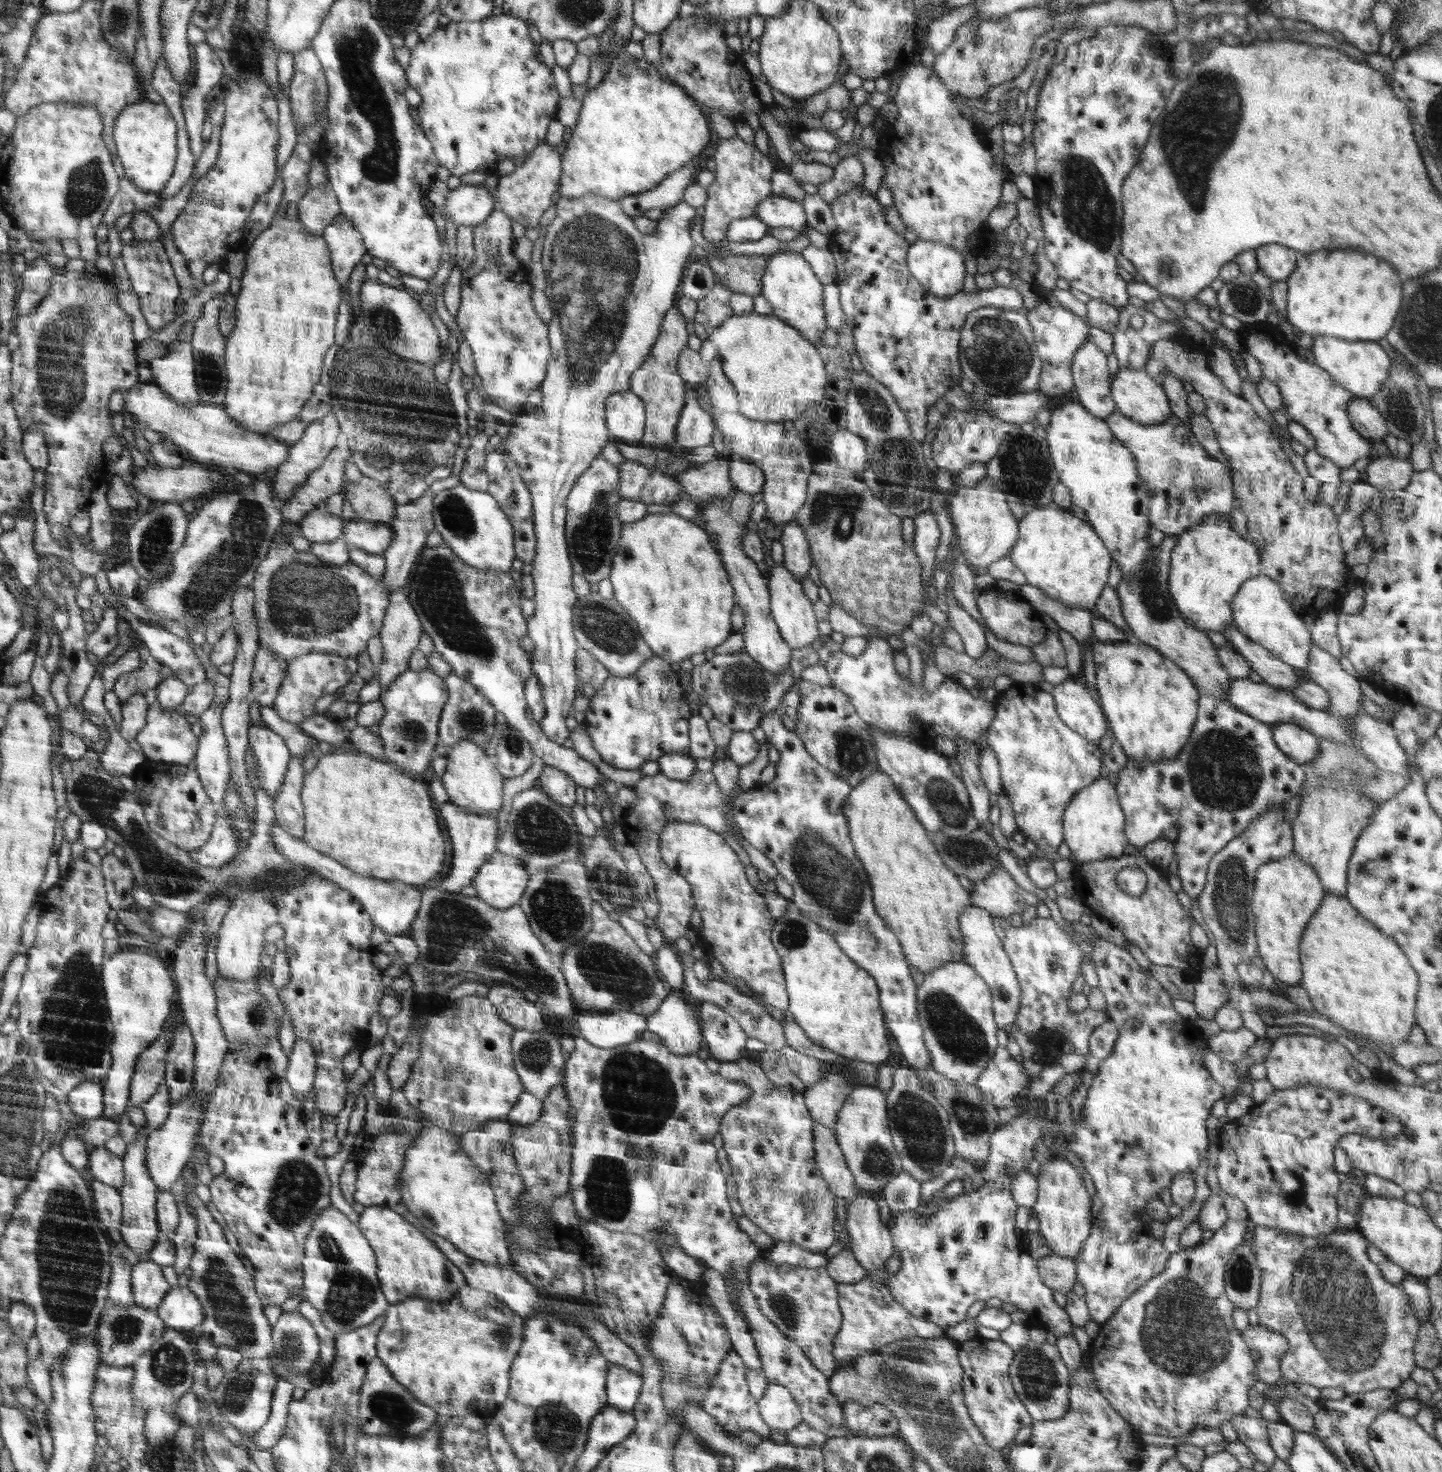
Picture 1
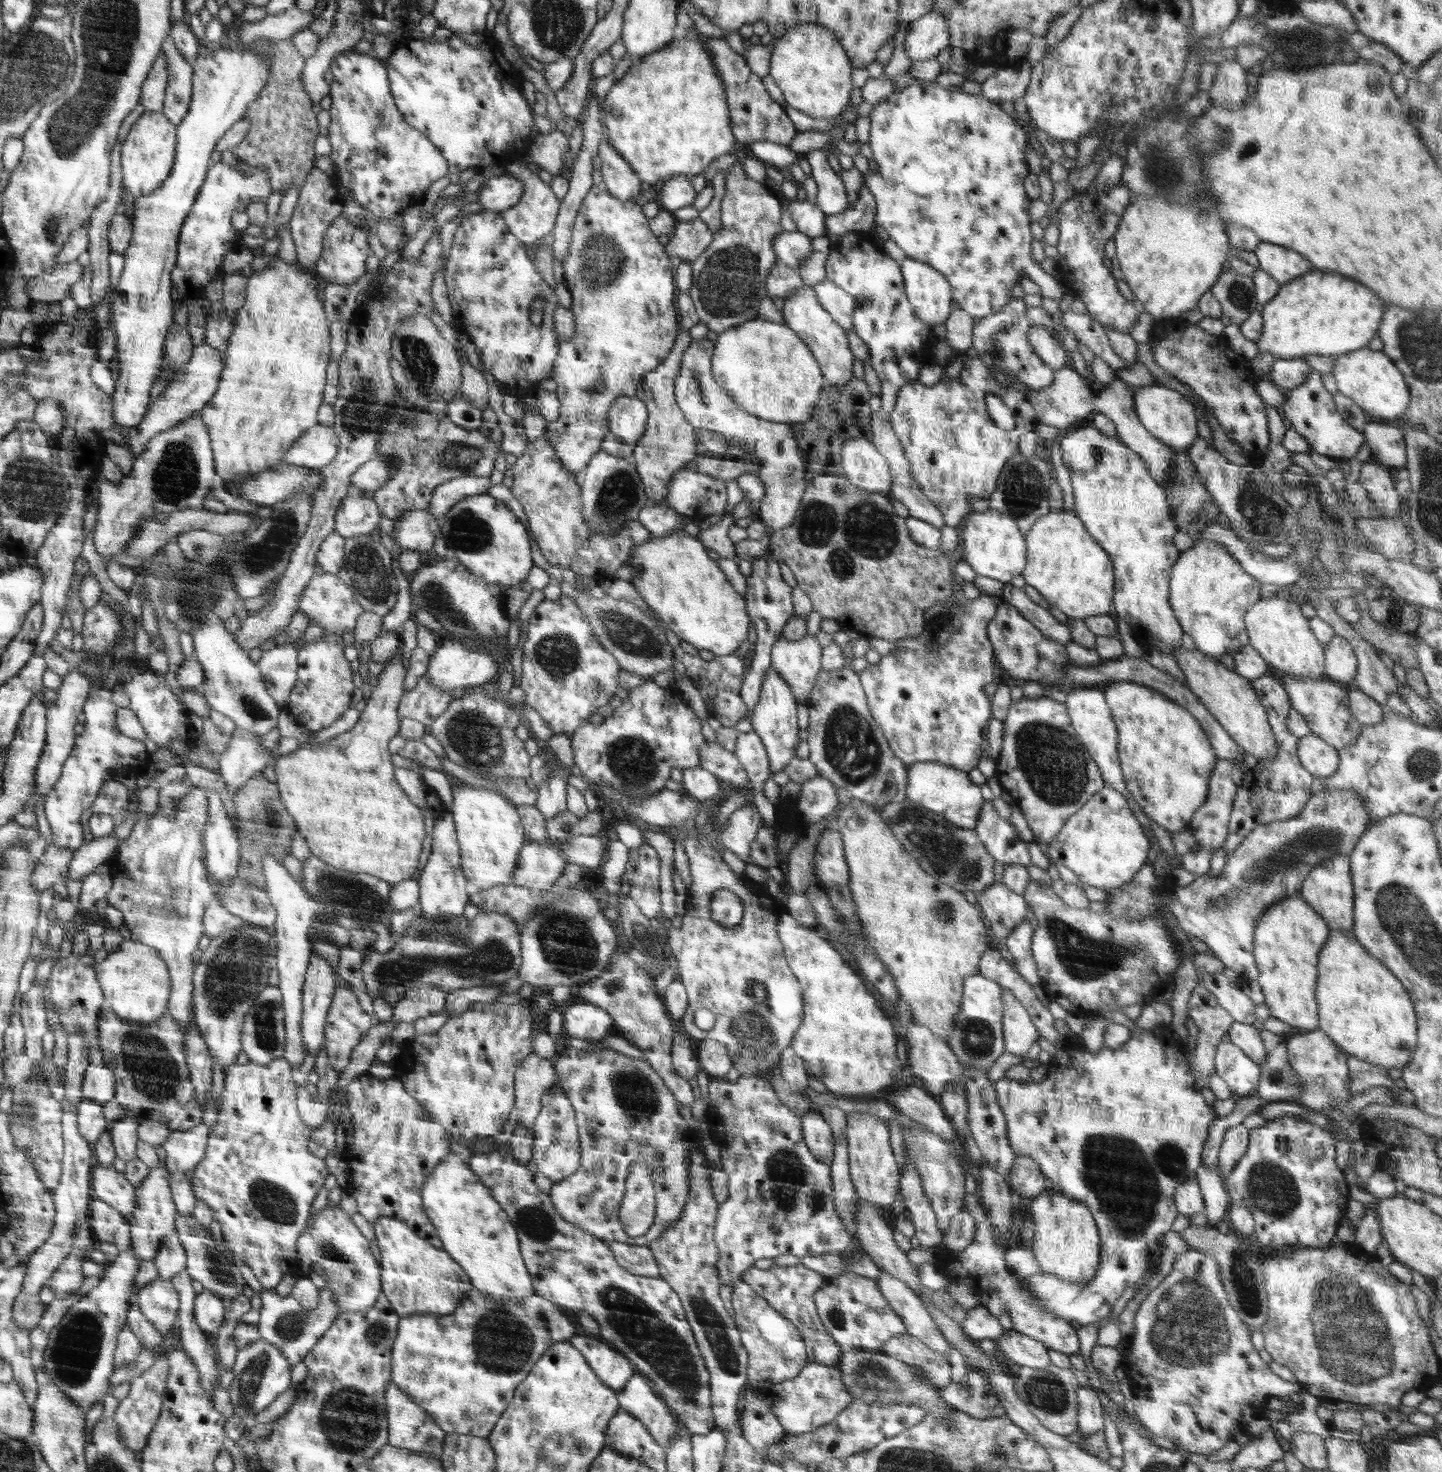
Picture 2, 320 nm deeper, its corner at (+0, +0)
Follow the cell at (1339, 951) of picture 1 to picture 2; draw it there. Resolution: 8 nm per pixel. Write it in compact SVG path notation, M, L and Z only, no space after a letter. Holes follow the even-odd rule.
M1330 930L1328 940L1320 951L1317 961L1318 967L1316 967L1316 970L1318 970L1318 979L1316 984L1316 1002L1318 1008L1319 1029L1321 1032L1324 1032L1347 1056L1355 1056L1364 1062L1369 1062L1374 1066L1381 1066L1382 1068L1392 1069L1403 1068L1406 1066L1410 1062L1412 1055L1414 1055L1414 1050L1416 1050L1418 1025L1412 1000L1408 993L1406 993L1404 985L1398 981L1396 976L1392 975L1392 972L1390 972L1388 967L1384 966L1384 964L1382 964L1377 958L1374 958L1358 942L1358 939L1355 937L1352 930Z

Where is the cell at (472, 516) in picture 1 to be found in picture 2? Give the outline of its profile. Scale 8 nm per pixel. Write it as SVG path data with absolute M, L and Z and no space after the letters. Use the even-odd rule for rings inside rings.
M488 494L468 496L442 517L440 530L448 551L486 582L505 588L524 582L534 564L528 534L518 515Z

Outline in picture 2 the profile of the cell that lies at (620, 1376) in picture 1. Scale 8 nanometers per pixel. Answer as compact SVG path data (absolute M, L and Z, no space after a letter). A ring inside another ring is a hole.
M575 1335L569 1342L579 1349L591 1369L616 1392L621 1391L636 1372L631 1359L595 1335Z

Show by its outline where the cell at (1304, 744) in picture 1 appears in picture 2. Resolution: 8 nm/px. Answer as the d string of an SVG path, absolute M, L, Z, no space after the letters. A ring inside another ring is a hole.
M1312 732L1298 739L1297 755L1301 766L1317 781L1334 775L1338 769L1338 750Z

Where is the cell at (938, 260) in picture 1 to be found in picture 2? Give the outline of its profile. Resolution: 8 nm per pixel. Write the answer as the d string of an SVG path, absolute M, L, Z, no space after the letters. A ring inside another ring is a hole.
M906 257L901 264L906 297L914 315L926 324L946 322L952 311L952 289L944 275L930 265Z

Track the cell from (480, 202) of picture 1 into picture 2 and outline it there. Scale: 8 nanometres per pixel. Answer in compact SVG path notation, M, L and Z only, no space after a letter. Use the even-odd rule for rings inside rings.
M506 173L486 180L479 190L479 202L484 210L502 213L521 199L523 190L524 183L512 174Z

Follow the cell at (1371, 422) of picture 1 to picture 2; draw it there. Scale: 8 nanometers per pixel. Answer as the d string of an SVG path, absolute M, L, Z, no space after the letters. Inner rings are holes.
M1366 423L1365 442L1370 446L1372 460L1391 470L1405 468L1407 463L1405 432L1396 423Z

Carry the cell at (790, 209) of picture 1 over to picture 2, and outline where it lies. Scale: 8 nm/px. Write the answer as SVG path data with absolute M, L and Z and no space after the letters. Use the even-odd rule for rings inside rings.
M795 200L788 207L792 220L796 223L798 231L803 232L811 239L827 236L825 227L826 215L815 205L815 203Z

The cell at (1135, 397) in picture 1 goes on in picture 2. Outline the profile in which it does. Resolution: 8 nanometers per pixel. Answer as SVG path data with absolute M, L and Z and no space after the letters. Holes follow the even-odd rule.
M1158 384L1141 387L1134 392L1133 401L1138 418L1146 430L1172 449L1188 450L1199 437L1196 425L1198 412L1178 391Z

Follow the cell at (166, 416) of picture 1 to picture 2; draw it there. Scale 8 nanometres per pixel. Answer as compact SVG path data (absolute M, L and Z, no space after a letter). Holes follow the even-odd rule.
M315 426L287 450L283 463L309 469L321 469L331 464L339 452L336 430L329 426Z

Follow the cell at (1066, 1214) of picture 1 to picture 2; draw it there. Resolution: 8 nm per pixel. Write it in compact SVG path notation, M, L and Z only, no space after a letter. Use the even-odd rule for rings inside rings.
M1045 1188L1029 1205L1035 1222L1032 1251L1041 1272L1069 1282L1090 1282L1099 1269L1101 1243L1091 1209L1053 1188Z

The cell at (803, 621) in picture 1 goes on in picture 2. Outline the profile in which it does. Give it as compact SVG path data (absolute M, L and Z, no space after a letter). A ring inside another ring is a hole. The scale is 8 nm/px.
M780 634L771 650L771 666L791 688L798 704L806 704L821 671L822 647L816 636L808 636L790 642Z

